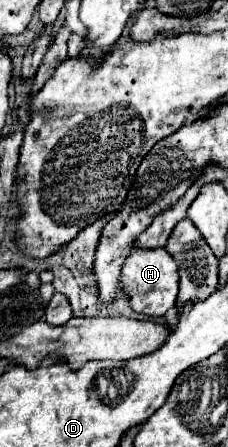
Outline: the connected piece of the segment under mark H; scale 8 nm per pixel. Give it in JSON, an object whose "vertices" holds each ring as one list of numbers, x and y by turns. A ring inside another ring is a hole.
{"vertices":[[134,249,122,265,120,283,122,283,122,291,128,297,130,307,136,313,148,317,164,317,166,311,176,303,178,265,166,249]]}

